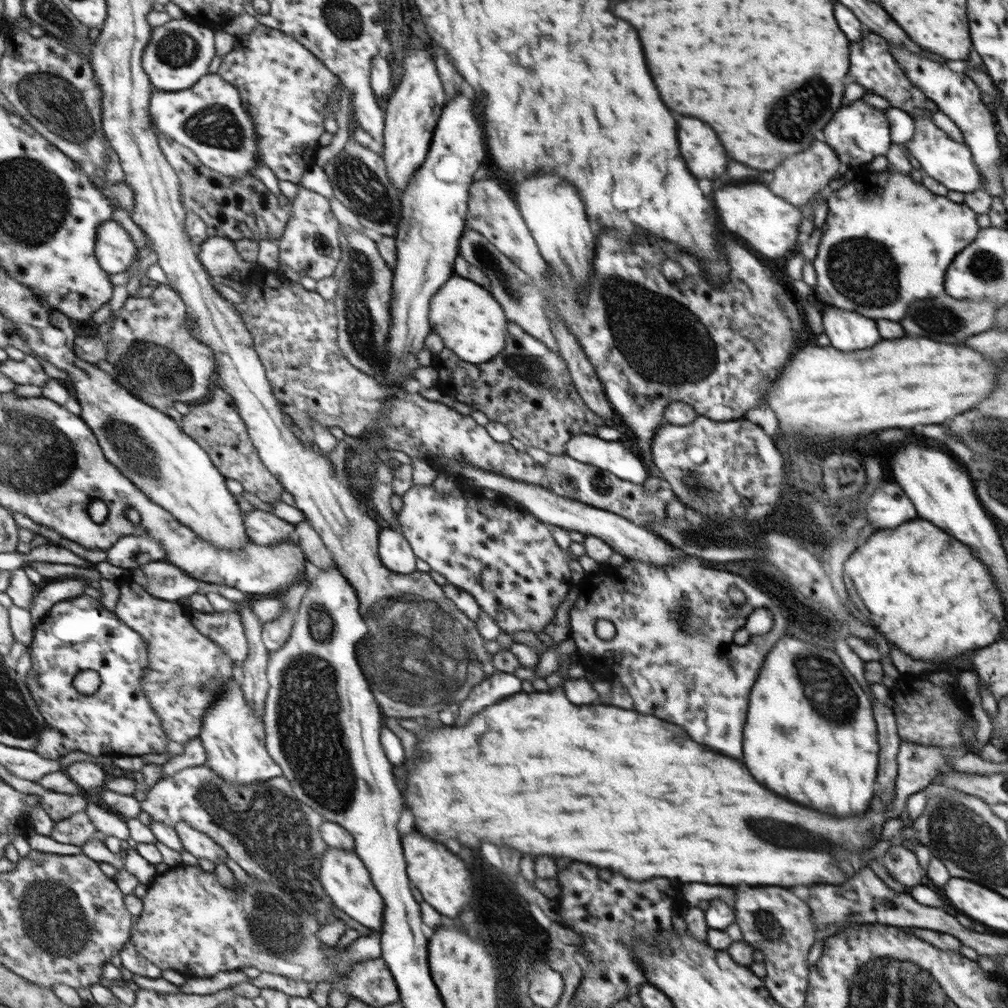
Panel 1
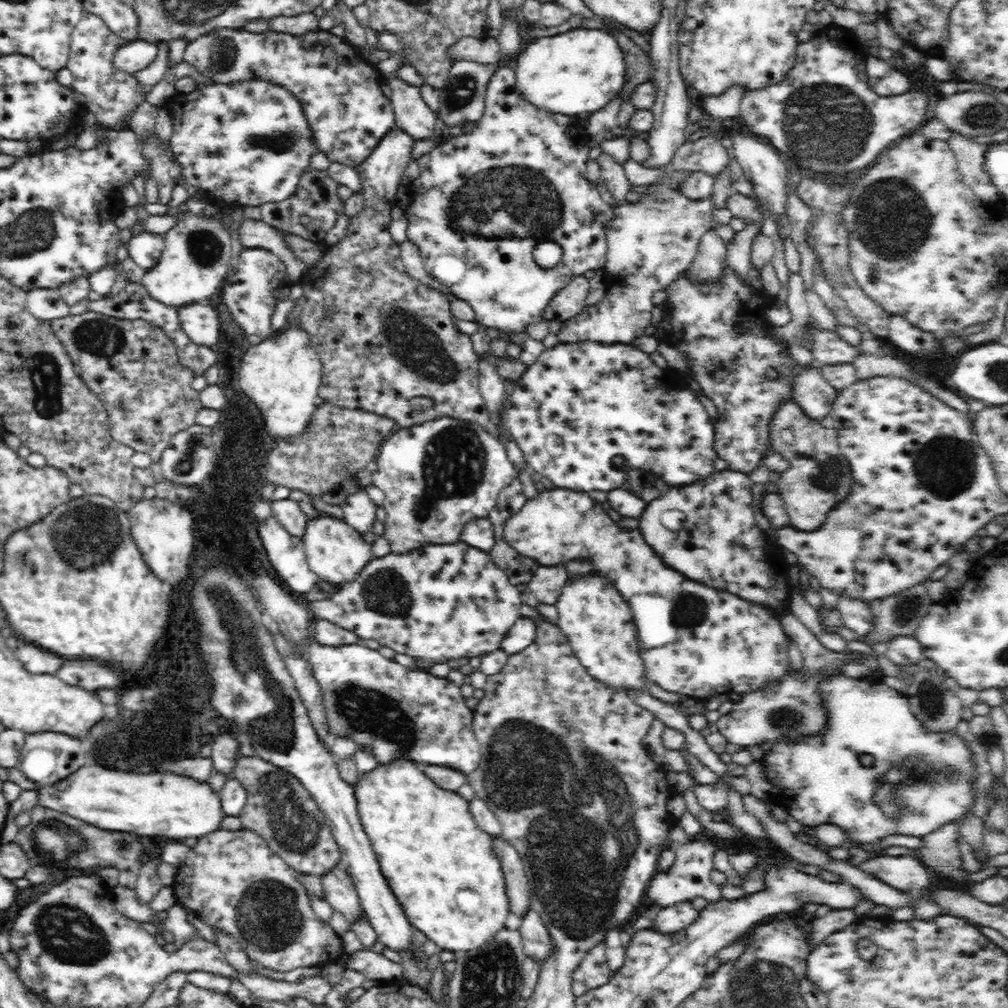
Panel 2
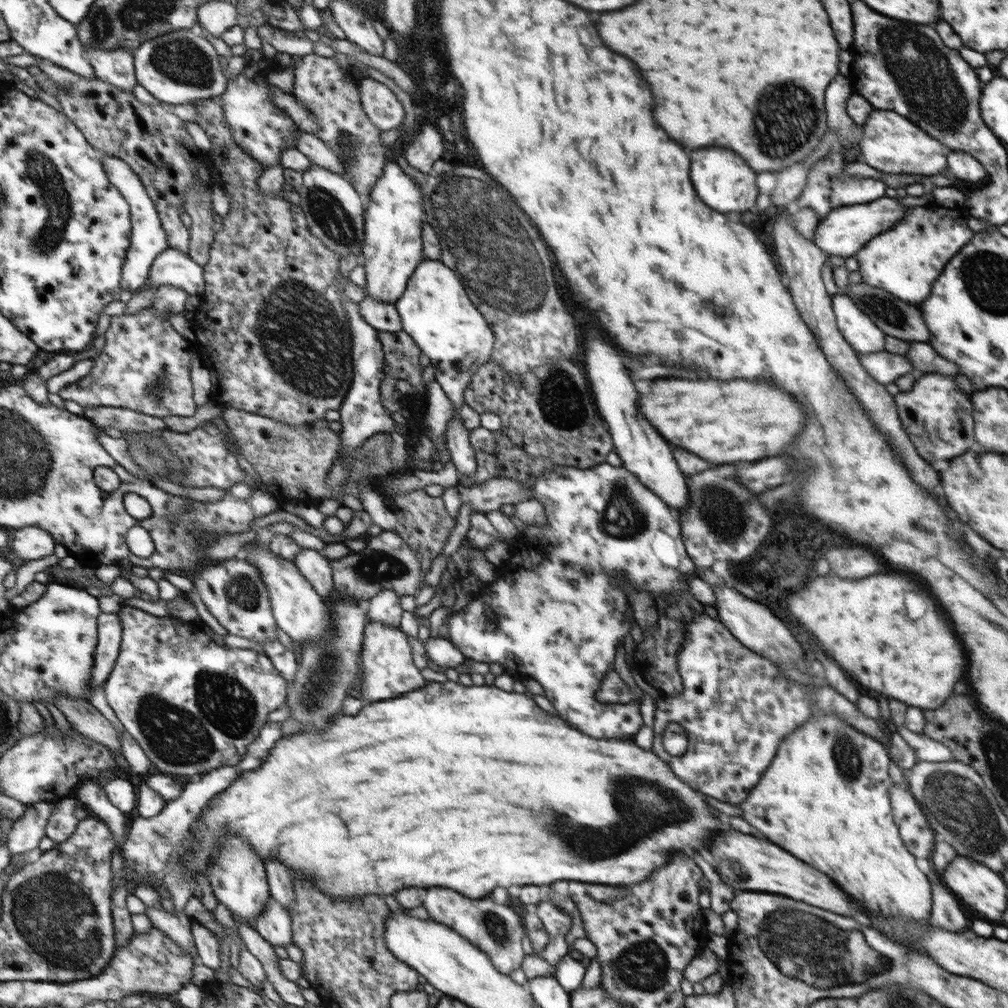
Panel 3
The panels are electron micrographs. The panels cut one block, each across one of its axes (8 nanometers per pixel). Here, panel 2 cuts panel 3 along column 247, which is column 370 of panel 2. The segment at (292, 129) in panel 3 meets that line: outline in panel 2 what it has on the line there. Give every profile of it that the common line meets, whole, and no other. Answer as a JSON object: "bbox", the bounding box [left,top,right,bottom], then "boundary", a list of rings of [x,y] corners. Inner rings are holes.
{"bbox":[183,27,395,167],"boundary":[[[218,27],[210,31],[208,35],[187,41],[183,53],[183,62],[187,62],[212,81],[227,83],[261,78],[282,83],[282,86],[296,94],[302,102],[302,108],[314,127],[318,150],[322,149],[328,153],[330,160],[338,159],[353,167],[356,166],[370,154],[379,138],[395,122],[393,104],[384,96],[381,89],[382,81],[378,73],[354,51],[345,38],[336,38],[327,30],[320,29],[306,36],[294,36],[274,30],[254,33],[244,30],[243,27],[237,29]]]}

